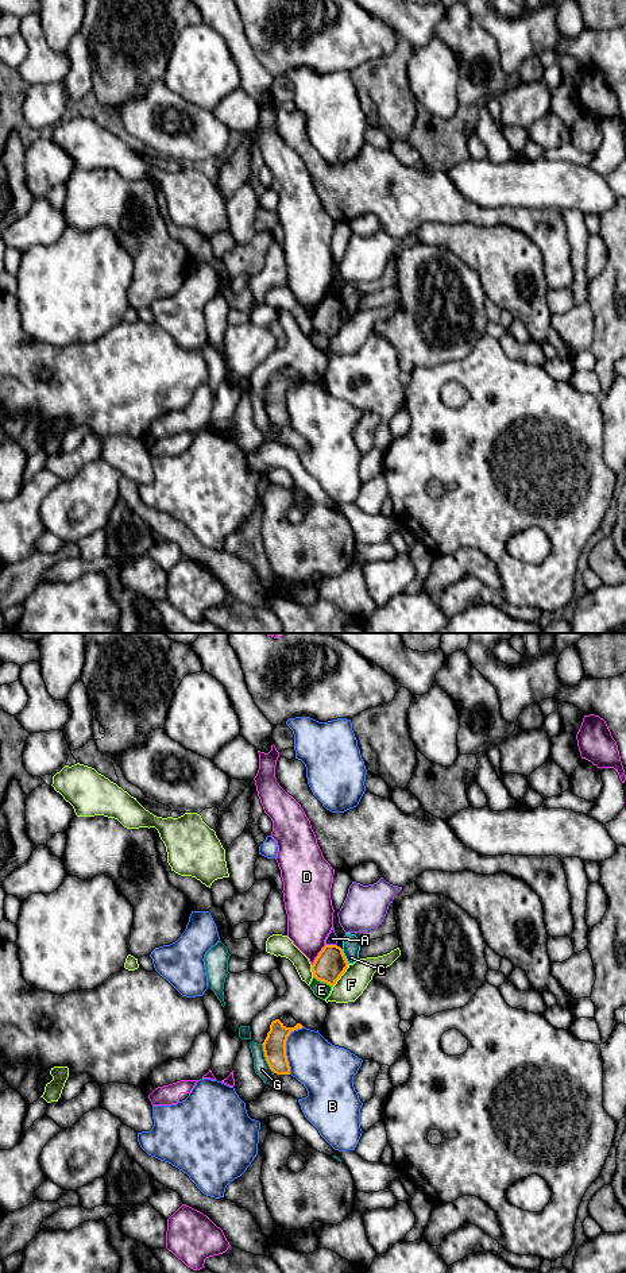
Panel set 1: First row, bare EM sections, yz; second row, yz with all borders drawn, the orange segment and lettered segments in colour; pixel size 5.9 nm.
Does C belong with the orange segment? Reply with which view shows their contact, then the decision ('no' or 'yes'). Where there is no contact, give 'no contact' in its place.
yz | no

